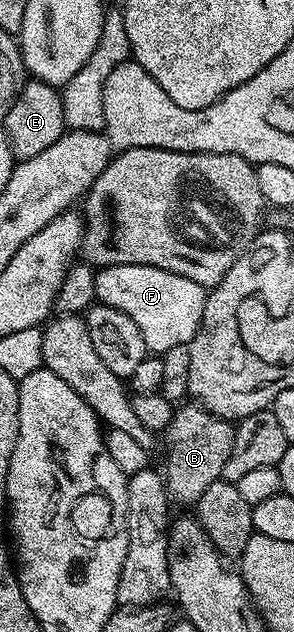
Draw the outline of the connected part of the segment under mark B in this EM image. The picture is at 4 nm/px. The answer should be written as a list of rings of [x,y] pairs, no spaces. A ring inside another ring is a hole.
[[[180,405],[172,413],[165,431],[167,437],[165,481],[167,497],[172,503],[180,502],[183,506],[194,507],[201,500],[205,488],[222,479],[225,460],[229,460],[229,452],[233,448],[235,426],[226,418],[210,414],[203,406],[187,405]]]

